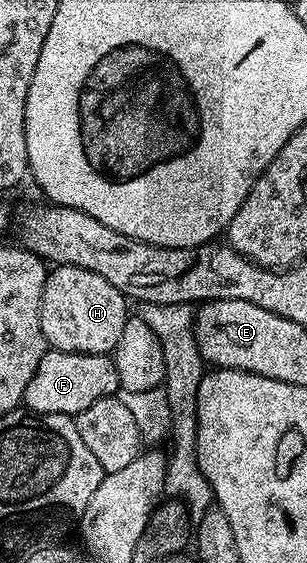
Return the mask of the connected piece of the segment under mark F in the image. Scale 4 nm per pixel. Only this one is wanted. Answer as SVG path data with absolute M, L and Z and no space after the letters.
M46 348L23 402L30 413L82 413L91 403L104 397L112 397L119 389L119 375L112 356L103 353L68 353L62 349Z

